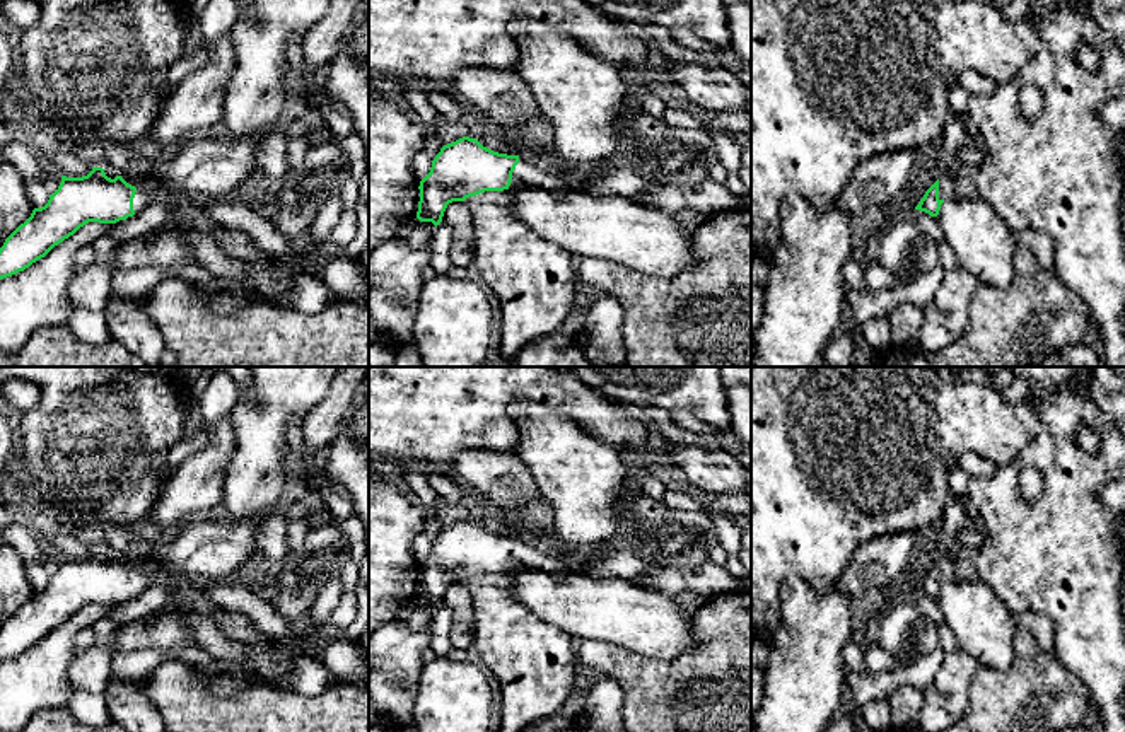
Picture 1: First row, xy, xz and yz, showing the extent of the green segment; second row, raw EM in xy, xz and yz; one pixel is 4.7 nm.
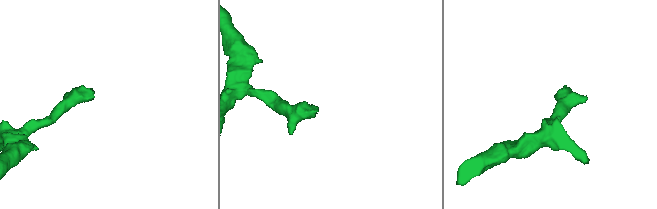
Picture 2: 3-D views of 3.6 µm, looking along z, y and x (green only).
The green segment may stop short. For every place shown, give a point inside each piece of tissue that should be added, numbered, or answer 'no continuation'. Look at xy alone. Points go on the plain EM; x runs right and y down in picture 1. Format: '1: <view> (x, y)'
1: xy (215, 551)

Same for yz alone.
1: yz (944, 567)

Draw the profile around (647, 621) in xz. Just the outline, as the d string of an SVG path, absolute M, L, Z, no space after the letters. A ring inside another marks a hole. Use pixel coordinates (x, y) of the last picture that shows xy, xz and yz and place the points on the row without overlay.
M517 561L510 563L509 572L512 573L510 597L531 609L543 623L568 633L574 642L606 642L650 660L673 660L698 645L693 636L695 614L681 611L674 597L659 589L623 577L592 578L584 573L558 580L551 573Z

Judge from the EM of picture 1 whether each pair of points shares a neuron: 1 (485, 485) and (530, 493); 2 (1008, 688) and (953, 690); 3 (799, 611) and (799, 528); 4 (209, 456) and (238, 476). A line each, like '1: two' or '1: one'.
1: one
2: two
3: two
4: two

